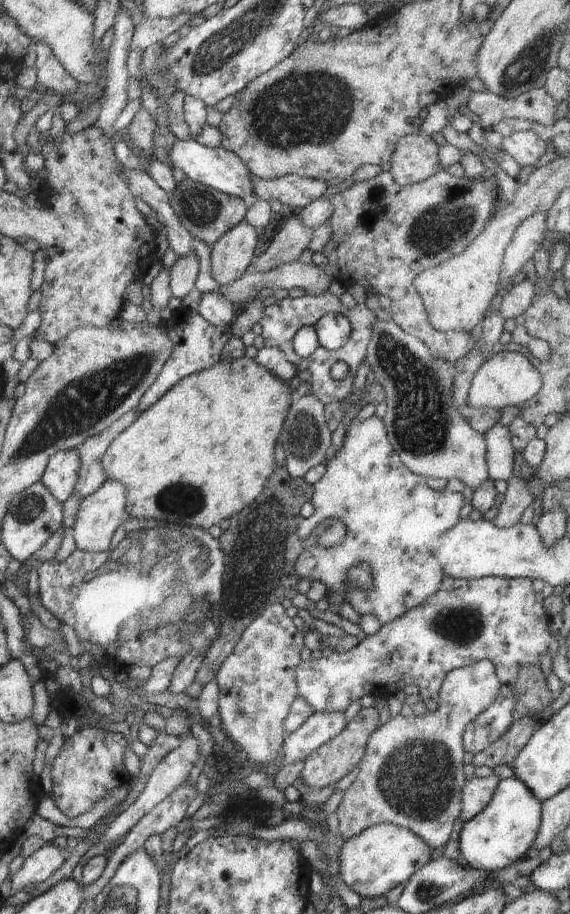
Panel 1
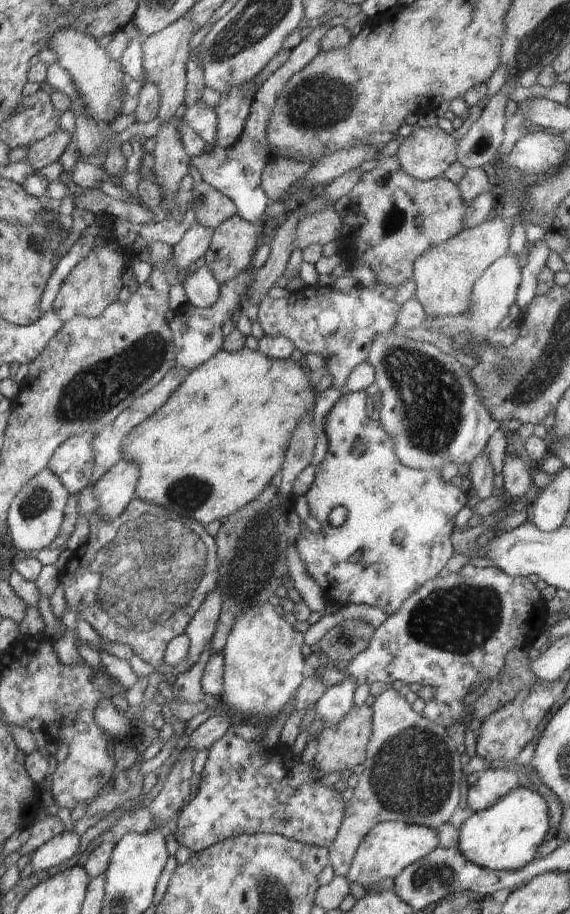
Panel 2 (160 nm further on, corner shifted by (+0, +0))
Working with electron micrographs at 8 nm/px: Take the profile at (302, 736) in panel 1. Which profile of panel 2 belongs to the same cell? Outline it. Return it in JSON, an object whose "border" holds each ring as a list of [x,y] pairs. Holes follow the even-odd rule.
{"border":[[[348,677],[345,681],[328,686],[323,695],[315,702],[316,718],[320,717],[326,722],[326,727],[331,727],[344,720],[352,708],[356,682],[355,678]]]}

